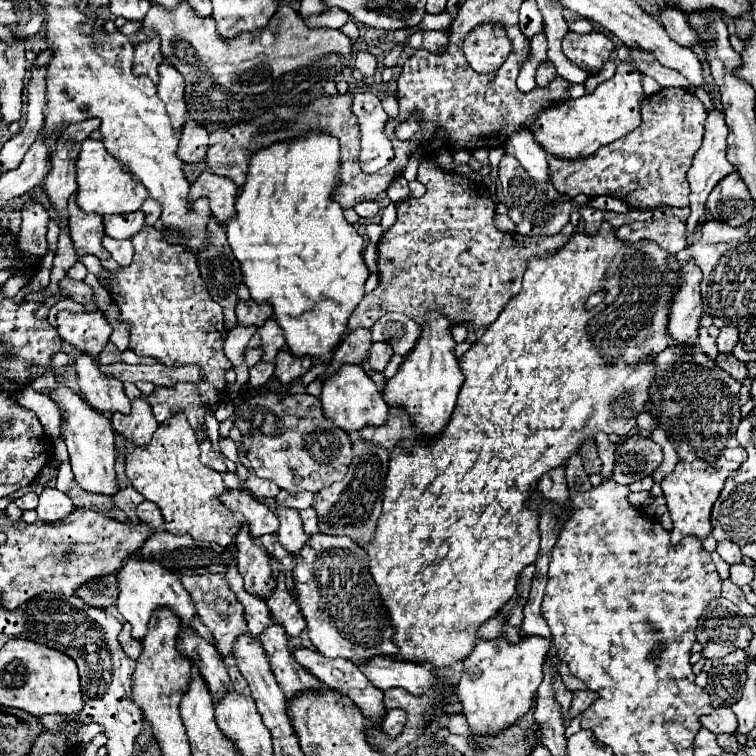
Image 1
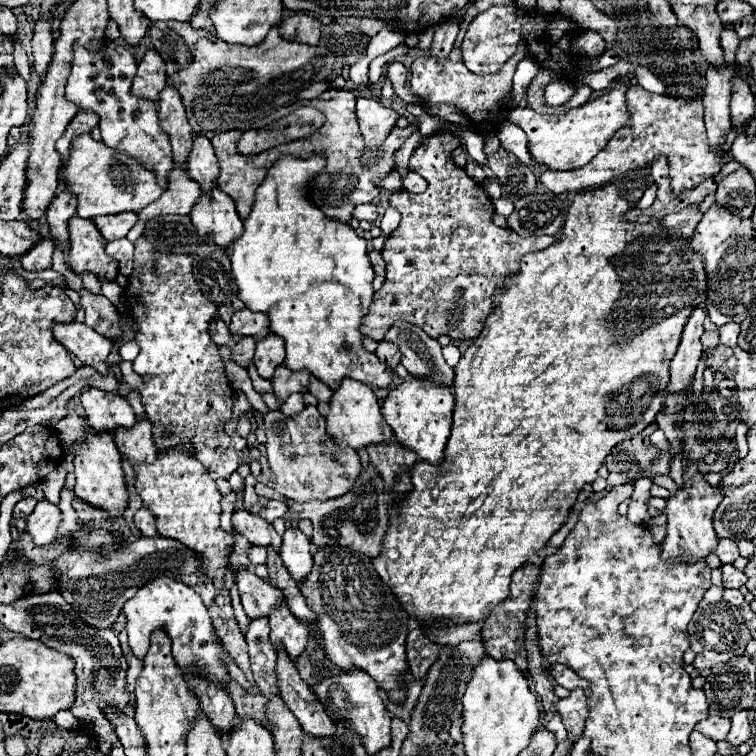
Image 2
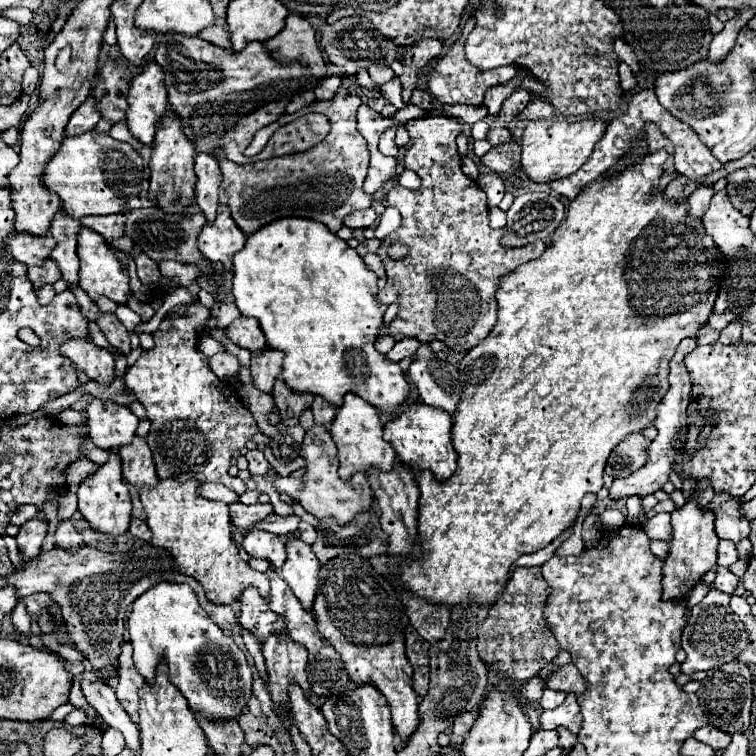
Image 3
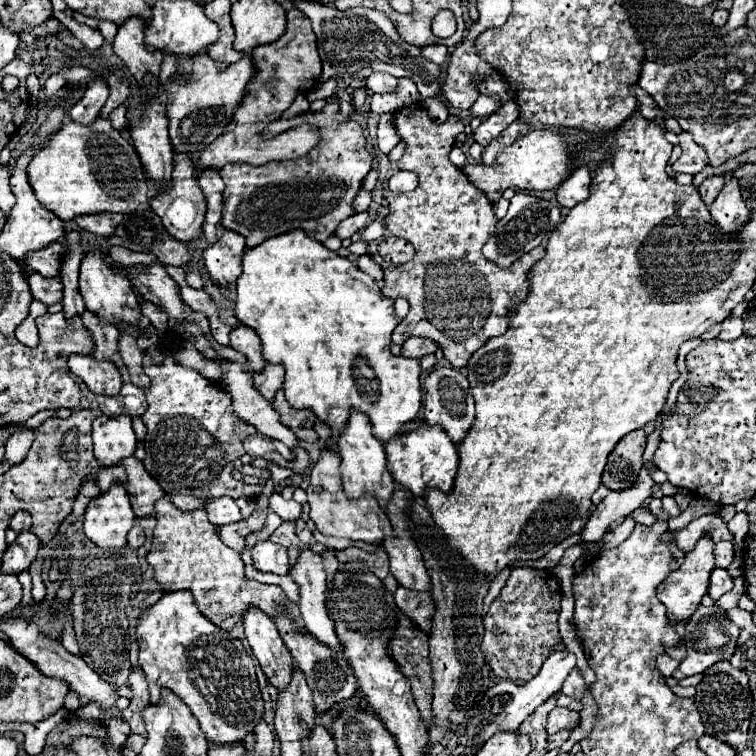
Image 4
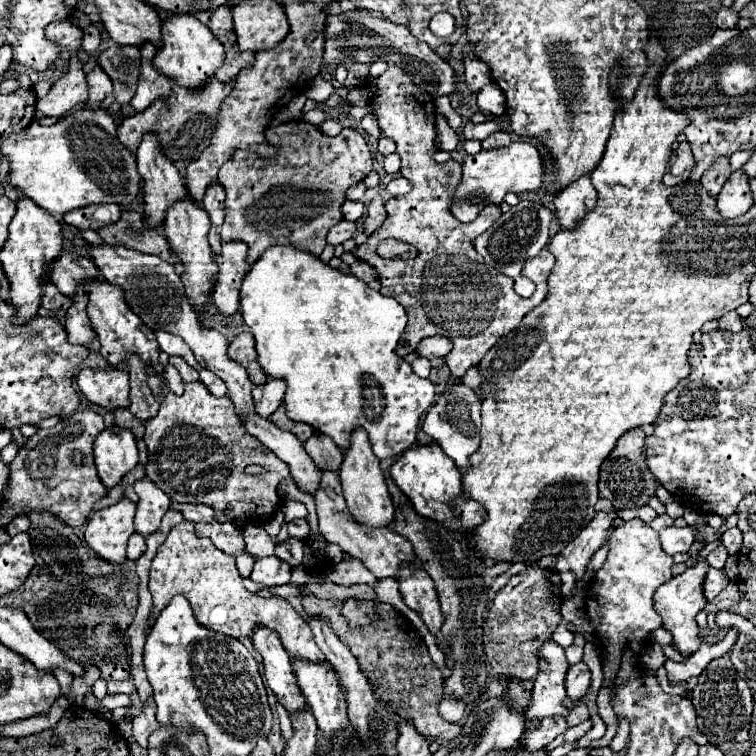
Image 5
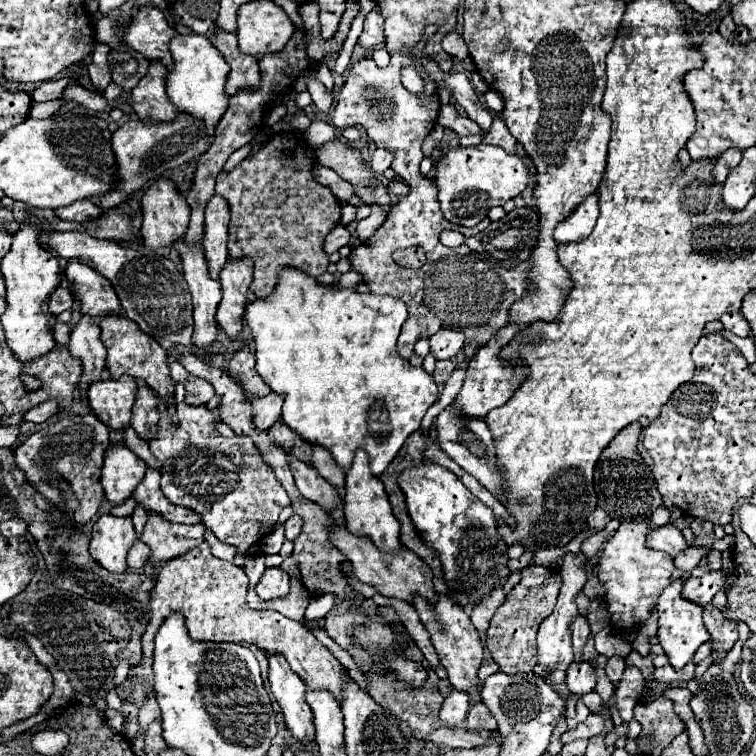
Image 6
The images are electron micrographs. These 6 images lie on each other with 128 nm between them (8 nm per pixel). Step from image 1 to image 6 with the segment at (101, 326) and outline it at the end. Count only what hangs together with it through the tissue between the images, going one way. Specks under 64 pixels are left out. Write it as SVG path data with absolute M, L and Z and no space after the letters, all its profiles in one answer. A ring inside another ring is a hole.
M122 376L120 380L100 380L88 390L88 402L106 426L112 430L126 430L130 426L136 392L138 384L132 376Z

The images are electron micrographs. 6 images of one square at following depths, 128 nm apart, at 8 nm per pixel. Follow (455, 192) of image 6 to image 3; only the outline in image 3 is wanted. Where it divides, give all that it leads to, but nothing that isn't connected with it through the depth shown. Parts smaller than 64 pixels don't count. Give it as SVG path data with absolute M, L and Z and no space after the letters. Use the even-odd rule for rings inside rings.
M526 120L522 132L522 156L520 168L532 182L550 182L574 174L582 164L586 164L596 142L606 132L606 122L602 120L584 120L584 122L566 122L566 120ZM480 174L476 182L488 194L488 204L498 206L500 198L504 196L504 180L500 180L498 174Z

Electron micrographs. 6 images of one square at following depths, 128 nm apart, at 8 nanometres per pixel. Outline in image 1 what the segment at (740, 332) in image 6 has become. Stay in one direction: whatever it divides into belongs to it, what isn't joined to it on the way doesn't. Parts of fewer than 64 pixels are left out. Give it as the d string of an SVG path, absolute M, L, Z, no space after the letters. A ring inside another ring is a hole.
M724 326L720 328L720 336L716 338L718 352L732 352L732 348L738 342L738 330L734 326Z

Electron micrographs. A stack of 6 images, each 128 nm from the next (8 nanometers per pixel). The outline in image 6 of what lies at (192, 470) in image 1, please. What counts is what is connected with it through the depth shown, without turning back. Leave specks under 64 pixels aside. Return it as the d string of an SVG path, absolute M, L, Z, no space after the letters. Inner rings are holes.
M206 542L196 546L192 552L170 560L156 572L156 588L150 596L152 620L142 634L142 662L128 674L128 678L116 688L120 700L132 702L140 708L150 694L154 694L152 658L154 658L154 636L172 612L180 612L186 620L186 628L196 642L248 642L264 650L266 654L282 654L290 668L304 680L312 690L328 690L334 700L342 704L342 690L346 686L346 676L342 664L332 656L332 652L316 640L316 636L302 624L282 616L276 610L252 610L246 604L246 574L234 564L226 564L212 556Z

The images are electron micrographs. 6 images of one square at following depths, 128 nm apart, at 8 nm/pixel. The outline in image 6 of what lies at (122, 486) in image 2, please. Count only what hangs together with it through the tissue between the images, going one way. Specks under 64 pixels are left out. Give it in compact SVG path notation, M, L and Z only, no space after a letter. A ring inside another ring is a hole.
M100 516L92 526L90 554L108 572L126 572L126 554L136 540L132 518Z

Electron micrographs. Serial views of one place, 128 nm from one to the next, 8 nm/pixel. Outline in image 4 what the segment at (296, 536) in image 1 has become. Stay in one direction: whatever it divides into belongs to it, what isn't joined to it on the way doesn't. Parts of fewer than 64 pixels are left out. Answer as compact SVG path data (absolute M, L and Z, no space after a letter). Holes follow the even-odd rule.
M304 550L300 554L298 564L290 570L290 576L300 584L300 612L306 624L306 630L320 642L332 650L342 650L340 640L334 630L334 622L326 610L326 572L322 566L322 558L312 550Z

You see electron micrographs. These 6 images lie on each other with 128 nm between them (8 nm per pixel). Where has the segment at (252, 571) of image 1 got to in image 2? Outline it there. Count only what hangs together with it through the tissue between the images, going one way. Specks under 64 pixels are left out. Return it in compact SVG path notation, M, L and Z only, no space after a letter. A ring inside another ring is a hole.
M240 570L236 578L242 606L250 620L268 618L272 610L276 610L276 606L282 604L284 596L280 596L276 588L272 588L266 580L258 578L252 570Z

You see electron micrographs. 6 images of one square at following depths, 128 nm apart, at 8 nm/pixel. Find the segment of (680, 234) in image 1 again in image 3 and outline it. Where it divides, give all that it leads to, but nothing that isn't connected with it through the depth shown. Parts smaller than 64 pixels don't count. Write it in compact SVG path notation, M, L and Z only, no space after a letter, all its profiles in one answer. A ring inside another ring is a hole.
M700 186L694 194L690 194L688 204L690 204L690 216L694 218L702 218L704 212L708 210L708 204L714 196L714 188L712 186Z

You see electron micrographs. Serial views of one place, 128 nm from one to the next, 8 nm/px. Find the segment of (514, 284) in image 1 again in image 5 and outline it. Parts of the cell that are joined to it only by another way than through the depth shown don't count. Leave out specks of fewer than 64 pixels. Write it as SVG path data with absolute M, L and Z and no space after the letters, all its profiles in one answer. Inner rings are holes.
M390 66L380 78L356 78L354 86L364 86L372 90L370 106L374 104L374 116L380 126L380 134L396 142L396 152L402 160L400 174L412 182L412 190L400 198L390 198L386 202L388 218L384 224L368 236L362 246L356 246L352 254L368 262L380 280L380 294L396 298L408 312L408 324L398 340L396 354L400 358L412 354L424 336L442 334L454 344L452 352L446 356L446 364L452 376L462 378L468 368L476 366L482 356L508 332L518 328L522 318L536 308L548 292L548 274L554 266L554 256L544 248L538 256L530 258L522 276L536 284L536 292L530 298L522 298L514 292L514 280L486 266L482 256L472 248L472 240L486 232L502 214L500 206L486 206L472 224L460 224L448 204L452 202L452 192L460 184L460 164L444 162L436 164L432 154L436 152L436 106L432 96L416 86L404 70ZM394 120L394 122L392 122ZM396 238L418 248L418 258L394 260L380 258L376 246L380 240ZM450 256L466 258L450 258Z

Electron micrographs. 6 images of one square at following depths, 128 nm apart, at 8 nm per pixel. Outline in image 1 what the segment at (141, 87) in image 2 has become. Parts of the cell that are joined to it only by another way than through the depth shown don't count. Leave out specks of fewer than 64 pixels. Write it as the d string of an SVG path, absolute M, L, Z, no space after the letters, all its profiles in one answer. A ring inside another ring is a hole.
M160 38L146 40L134 48L134 74L148 76L154 84L158 84L158 66L162 64L160 54Z

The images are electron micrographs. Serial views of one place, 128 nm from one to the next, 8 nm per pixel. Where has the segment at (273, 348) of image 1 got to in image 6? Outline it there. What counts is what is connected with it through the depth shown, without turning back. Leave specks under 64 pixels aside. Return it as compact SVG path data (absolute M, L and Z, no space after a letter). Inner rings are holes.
M270 392L268 396L260 398L260 400L252 400L252 418L254 418L254 426L258 430L268 430L278 418L280 418L280 410L282 410L282 396L276 396L274 392Z

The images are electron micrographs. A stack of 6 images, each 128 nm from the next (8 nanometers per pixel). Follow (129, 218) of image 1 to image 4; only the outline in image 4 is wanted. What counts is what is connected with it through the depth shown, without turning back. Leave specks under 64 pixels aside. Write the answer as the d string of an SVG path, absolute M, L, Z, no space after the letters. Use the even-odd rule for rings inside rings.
M108 212L74 218L74 222L82 230L88 230L88 232L98 234L98 236L110 236L114 232L114 228L120 224L120 220L122 220L122 214L108 214Z

